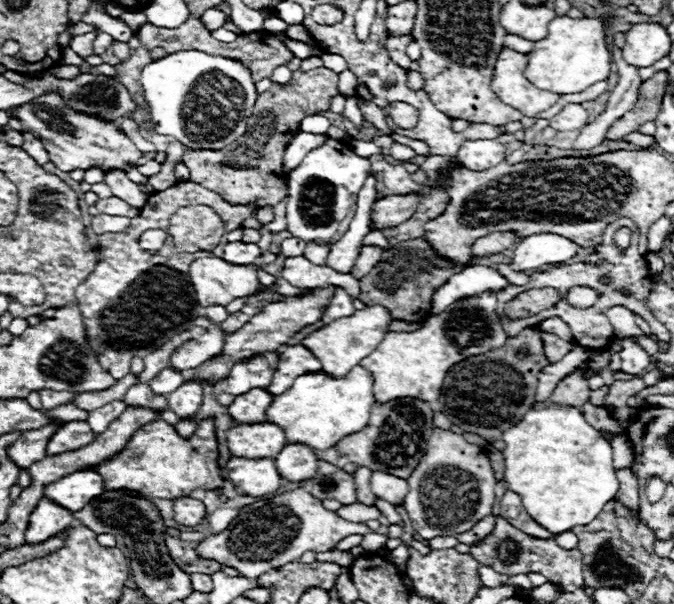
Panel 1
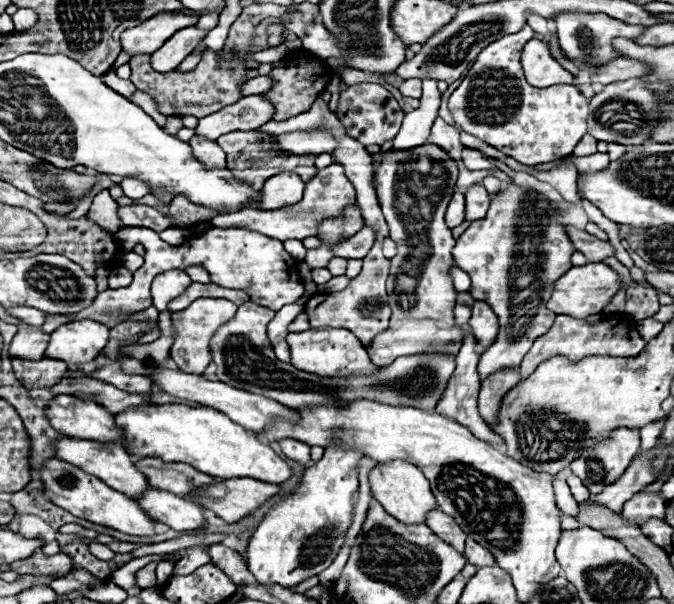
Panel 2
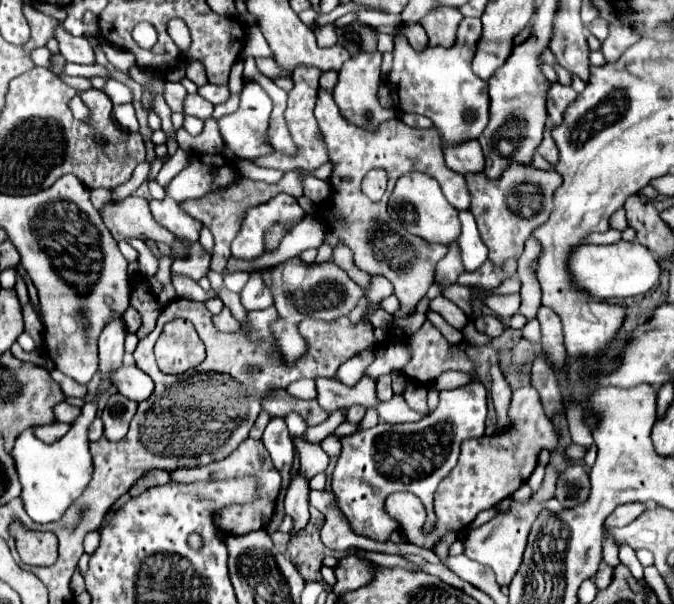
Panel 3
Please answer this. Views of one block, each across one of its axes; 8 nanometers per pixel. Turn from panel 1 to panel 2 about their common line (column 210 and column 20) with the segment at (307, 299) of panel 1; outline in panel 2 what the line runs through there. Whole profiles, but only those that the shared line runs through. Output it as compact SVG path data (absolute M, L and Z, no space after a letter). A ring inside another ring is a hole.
M20 358L12 360L12 368L16 378L22 382L24 388L48 388L60 382L64 372L68 370L64 362L52 360L52 358L42 358L40 362L24 362Z

